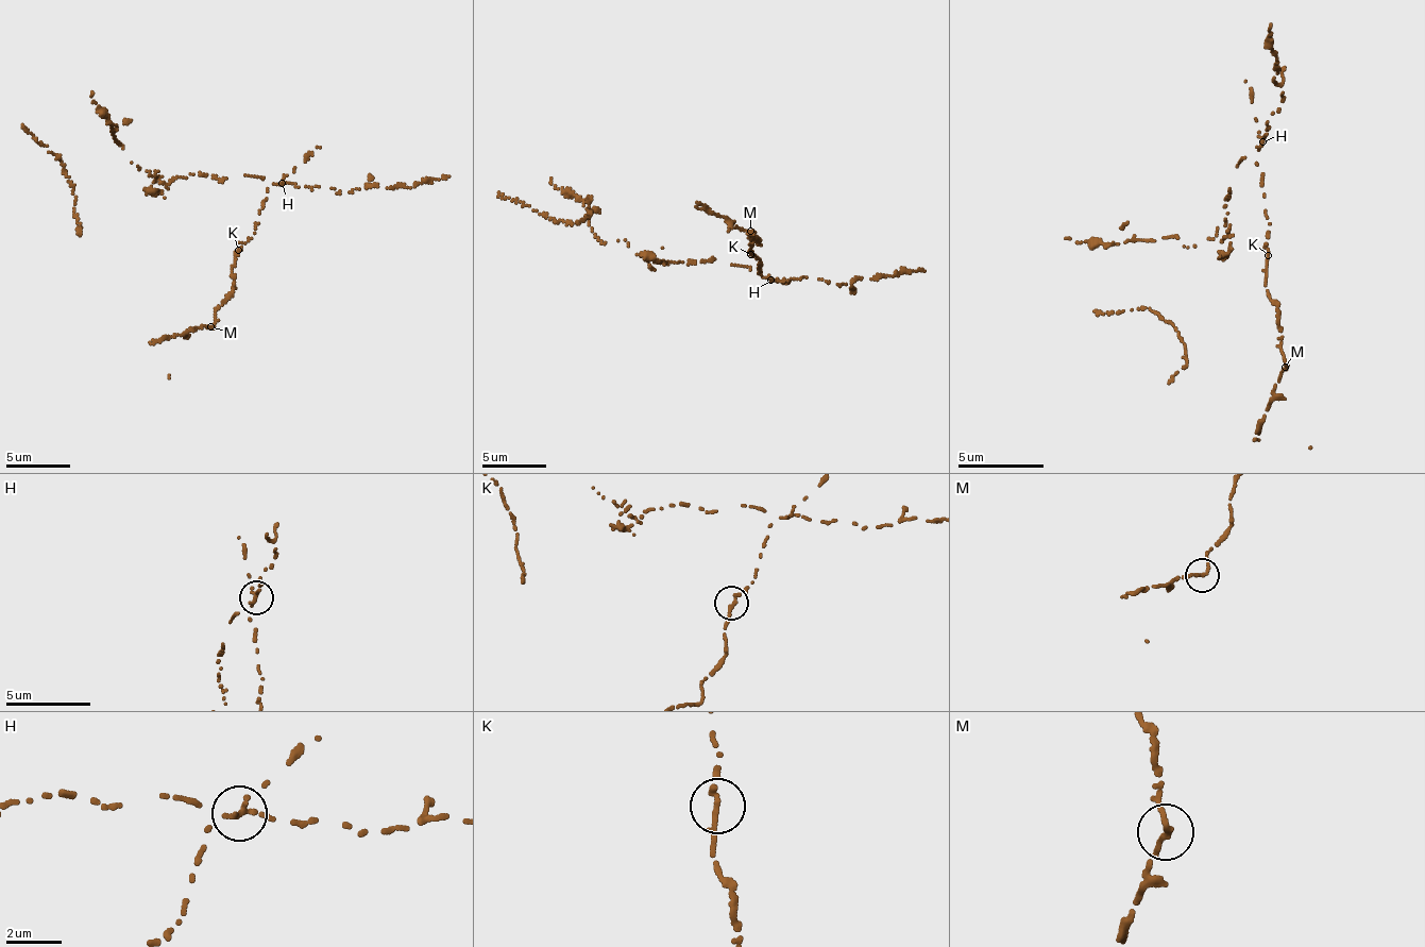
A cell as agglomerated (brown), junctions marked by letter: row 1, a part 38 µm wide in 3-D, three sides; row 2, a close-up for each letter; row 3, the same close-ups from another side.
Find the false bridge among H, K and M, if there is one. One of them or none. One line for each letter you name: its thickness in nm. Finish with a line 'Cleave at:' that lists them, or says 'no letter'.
H: 200 nm
Cleave at: H

